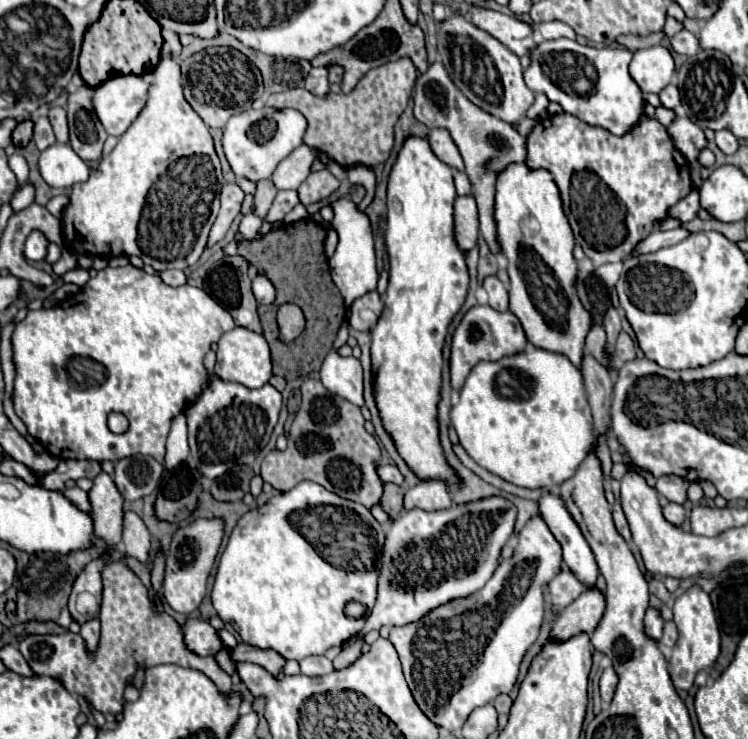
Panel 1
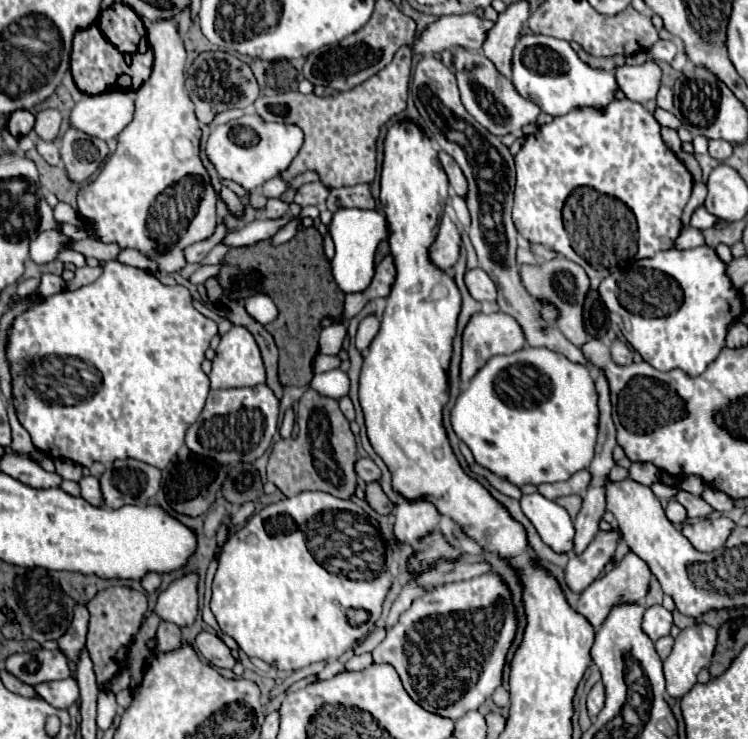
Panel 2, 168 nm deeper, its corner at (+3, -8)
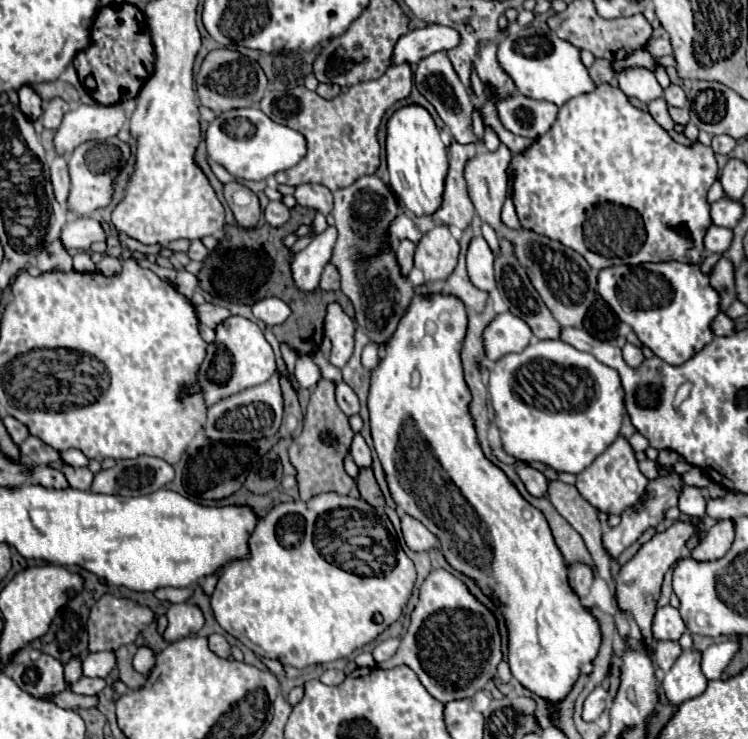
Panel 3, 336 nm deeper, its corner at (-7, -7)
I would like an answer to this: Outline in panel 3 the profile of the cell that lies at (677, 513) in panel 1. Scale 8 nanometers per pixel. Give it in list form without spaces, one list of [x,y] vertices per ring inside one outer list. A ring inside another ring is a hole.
[[[684,485],[682,493],[680,493],[680,501],[678,501],[678,509],[684,513],[684,515],[690,515],[690,517],[704,517],[704,509],[706,509],[706,501],[704,501],[704,495],[698,487],[688,487]]]

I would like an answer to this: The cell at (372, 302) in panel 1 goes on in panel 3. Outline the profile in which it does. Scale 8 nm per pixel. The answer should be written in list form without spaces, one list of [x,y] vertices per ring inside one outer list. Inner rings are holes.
[[[368,343],[362,351],[362,365],[366,369],[374,369],[380,361],[380,345],[378,343]]]

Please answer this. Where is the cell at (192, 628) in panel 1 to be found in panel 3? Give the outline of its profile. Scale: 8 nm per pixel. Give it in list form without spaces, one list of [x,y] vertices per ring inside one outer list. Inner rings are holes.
[[[212,633],[212,635],[208,637],[208,643],[210,643],[212,653],[216,653],[218,657],[230,657],[230,655],[232,655],[232,647],[230,647],[230,643],[228,643],[228,639],[226,639],[224,635]]]

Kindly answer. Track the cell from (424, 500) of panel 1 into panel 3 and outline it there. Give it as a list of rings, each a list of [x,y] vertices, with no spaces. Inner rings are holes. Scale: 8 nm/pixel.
[[[400,511],[400,519],[402,519],[404,541],[412,551],[430,551],[432,547],[438,545],[438,537],[432,531],[428,531],[422,525],[422,521],[418,521],[416,517],[412,517],[404,511]]]

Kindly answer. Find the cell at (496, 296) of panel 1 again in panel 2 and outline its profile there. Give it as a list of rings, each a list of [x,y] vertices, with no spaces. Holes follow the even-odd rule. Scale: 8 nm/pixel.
[[[482,268],[466,270],[464,282],[466,282],[466,288],[468,288],[468,292],[474,300],[478,300],[478,302],[484,302],[484,300],[496,302],[496,286]]]

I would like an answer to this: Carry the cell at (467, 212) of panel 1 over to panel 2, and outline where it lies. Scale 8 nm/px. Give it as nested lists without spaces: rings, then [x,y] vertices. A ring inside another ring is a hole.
[[[442,216],[438,224],[438,236],[428,248],[430,262],[436,268],[448,272],[456,264],[458,254],[460,254],[460,230],[448,216]]]

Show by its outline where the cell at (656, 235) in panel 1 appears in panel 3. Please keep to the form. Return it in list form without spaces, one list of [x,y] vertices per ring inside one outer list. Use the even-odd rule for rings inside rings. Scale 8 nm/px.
[[[710,225],[708,233],[704,235],[704,249],[712,253],[724,253],[732,241],[732,229]]]

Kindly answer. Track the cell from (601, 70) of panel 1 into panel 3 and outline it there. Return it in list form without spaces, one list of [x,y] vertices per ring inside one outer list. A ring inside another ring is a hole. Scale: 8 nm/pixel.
[[[510,27],[498,45],[498,61],[502,69],[514,79],[522,95],[550,101],[556,107],[562,107],[570,97],[596,89],[596,83],[580,59],[580,49],[564,39],[558,39],[552,31],[536,27]]]

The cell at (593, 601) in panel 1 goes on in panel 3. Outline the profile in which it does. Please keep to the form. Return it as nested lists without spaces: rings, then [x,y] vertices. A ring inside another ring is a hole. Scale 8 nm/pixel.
[[[674,523],[670,529],[666,529],[662,533],[656,533],[648,543],[644,543],[638,549],[638,553],[626,565],[622,565],[622,569],[616,577],[616,603],[624,613],[630,613],[634,617],[634,621],[638,623],[648,647],[654,647],[650,627],[652,627],[652,617],[654,617],[654,611],[656,611],[656,601],[658,601],[660,591],[662,591],[664,573],[682,555],[684,545],[694,531],[696,531],[696,527],[692,527],[688,523]]]

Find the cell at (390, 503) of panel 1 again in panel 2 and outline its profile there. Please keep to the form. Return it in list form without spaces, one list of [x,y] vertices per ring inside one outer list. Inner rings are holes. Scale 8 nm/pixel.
[[[368,482],[364,494],[366,494],[366,502],[368,502],[378,514],[390,514],[390,512],[394,510],[392,502],[386,498],[386,494],[382,492],[382,488],[380,488],[378,482]]]

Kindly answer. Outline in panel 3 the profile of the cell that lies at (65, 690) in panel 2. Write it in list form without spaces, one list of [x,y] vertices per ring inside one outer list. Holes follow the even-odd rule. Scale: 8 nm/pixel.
[[[80,677],[76,685],[70,685],[70,691],[76,695],[96,695],[98,691],[104,689],[104,679],[90,679],[90,677]]]

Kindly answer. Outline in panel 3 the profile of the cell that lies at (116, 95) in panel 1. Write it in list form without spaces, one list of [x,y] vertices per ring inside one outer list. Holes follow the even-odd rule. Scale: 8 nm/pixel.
[[[80,103],[68,111],[62,119],[62,125],[56,131],[54,147],[56,153],[68,155],[74,147],[84,141],[104,141],[118,135],[126,123],[126,111],[122,105],[100,105],[100,103]]]

